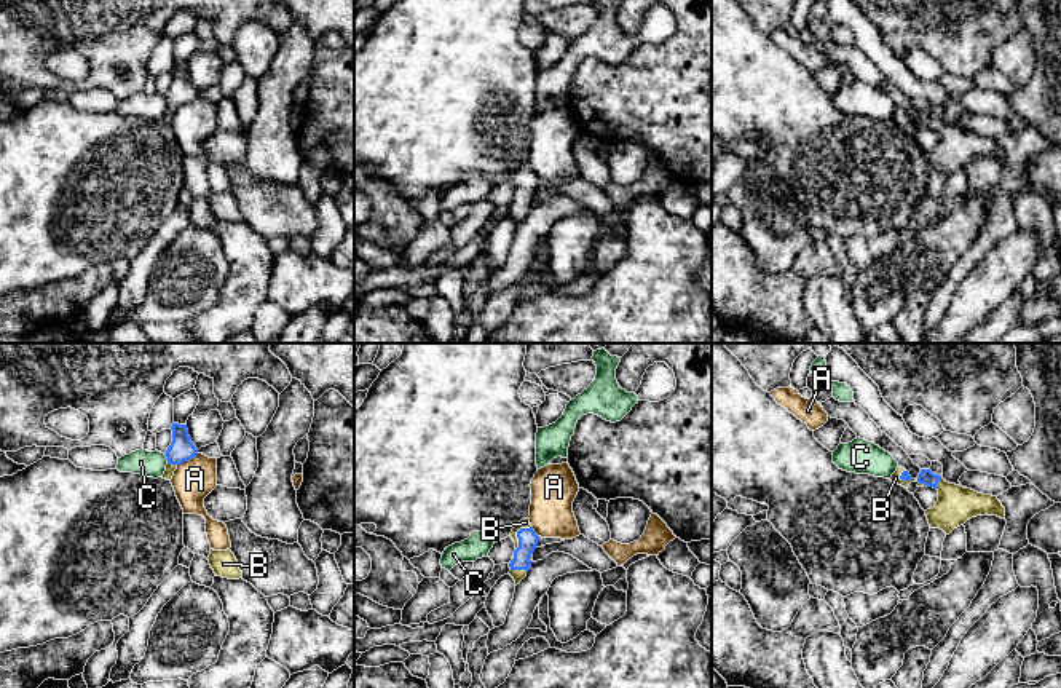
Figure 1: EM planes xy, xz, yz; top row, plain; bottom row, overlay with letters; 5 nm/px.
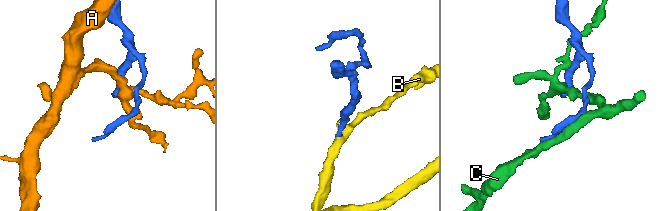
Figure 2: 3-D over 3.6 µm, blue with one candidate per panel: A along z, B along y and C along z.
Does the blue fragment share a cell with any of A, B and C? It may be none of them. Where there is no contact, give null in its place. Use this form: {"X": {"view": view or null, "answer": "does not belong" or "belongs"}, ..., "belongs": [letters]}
{"A": {"view": "xy", "answer": "does not belong"}, "B": {"view": "xz", "answer": "belongs"}, "C": {"view": "xy", "answer": "does not belong"}, "belongs": ["B"]}

